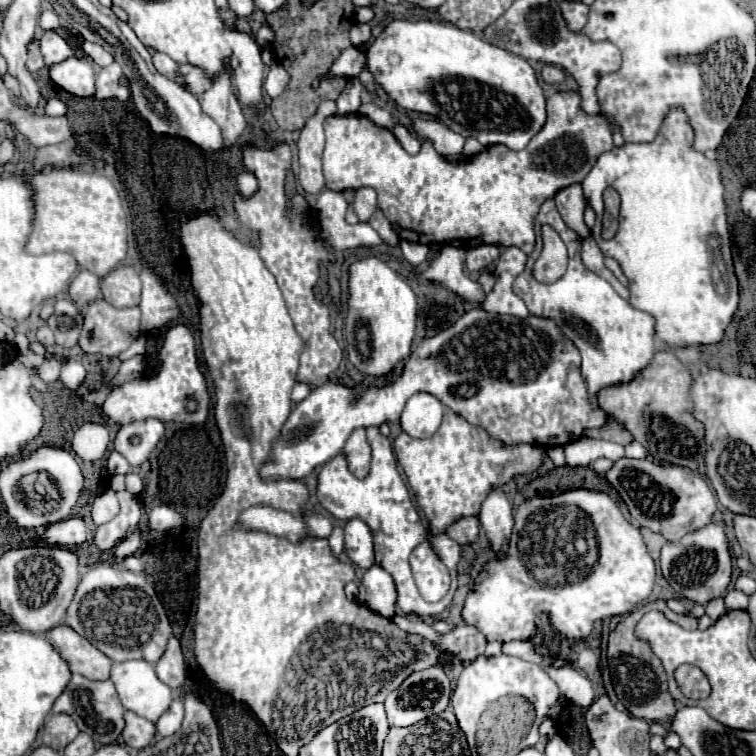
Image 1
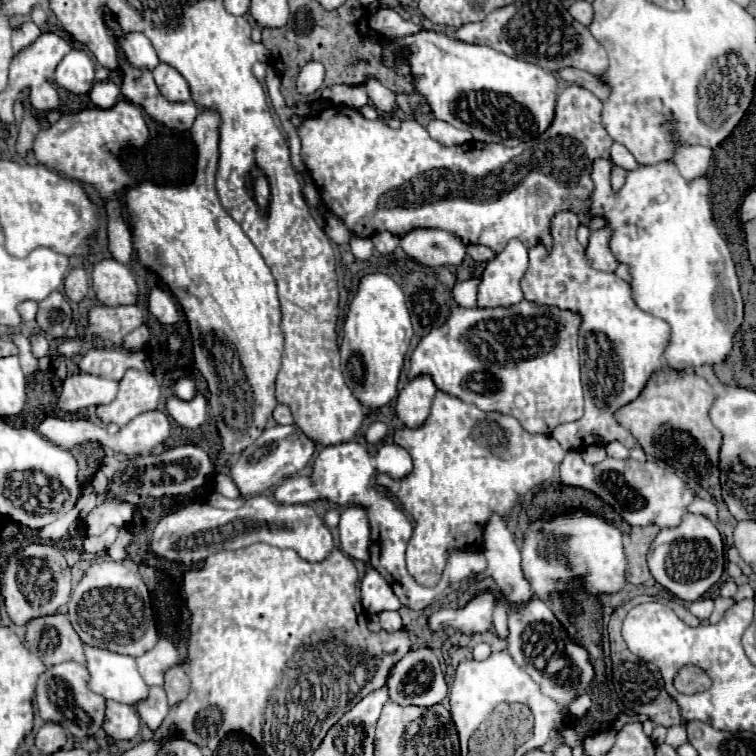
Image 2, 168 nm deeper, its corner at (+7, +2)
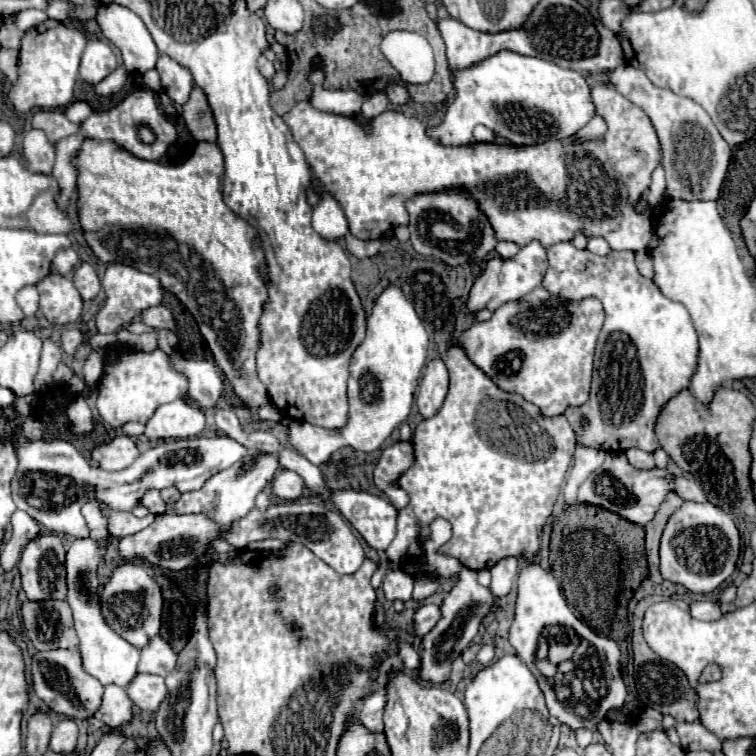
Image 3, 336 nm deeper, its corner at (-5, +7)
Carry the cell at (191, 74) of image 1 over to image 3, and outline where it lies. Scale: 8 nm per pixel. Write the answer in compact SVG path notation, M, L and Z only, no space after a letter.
M160 55L156 63L156 71L160 73L160 83L162 83L162 89L168 93L168 97L178 105L186 103L194 87L192 73L168 55Z

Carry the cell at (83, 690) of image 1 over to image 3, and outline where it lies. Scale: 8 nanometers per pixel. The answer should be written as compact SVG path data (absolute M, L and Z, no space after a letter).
M56 649L46 653L34 653L30 673L34 693L44 703L48 703L48 707L56 713L64 713L72 719L88 719L100 707L104 687L100 685L98 679L94 679L84 671L78 649Z

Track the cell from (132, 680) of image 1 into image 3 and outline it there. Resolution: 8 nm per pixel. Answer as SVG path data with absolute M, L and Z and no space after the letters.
M112 535L106 537L106 543L96 543L92 539L76 539L72 541L68 553L66 553L66 585L68 595L66 601L74 615L74 629L80 639L80 655L82 665L86 673L96 677L102 685L118 685L126 687L132 677L136 675L140 649L130 645L126 639L122 639L104 619L102 607L100 607L100 581L98 581L98 565L102 563L108 545L112 541Z

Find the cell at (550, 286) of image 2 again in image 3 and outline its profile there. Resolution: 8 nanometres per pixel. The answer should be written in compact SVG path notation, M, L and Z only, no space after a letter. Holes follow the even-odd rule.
M558 243L548 247L548 271L544 275L544 287L562 299L586 299L596 297L606 311L606 321L598 339L596 359L594 359L594 377L590 399L580 407L568 407L566 419L574 427L578 441L586 447L596 447L608 453L624 453L626 449L642 449L654 453L660 449L654 425L664 405L676 397L680 391L690 387L690 379L698 367L698 335L694 323L682 303L676 303L660 293L652 279L646 279L638 273L632 251L612 251L608 257L594 255L590 251L580 251L572 243ZM580 417L588 419L588 427L578 431Z

